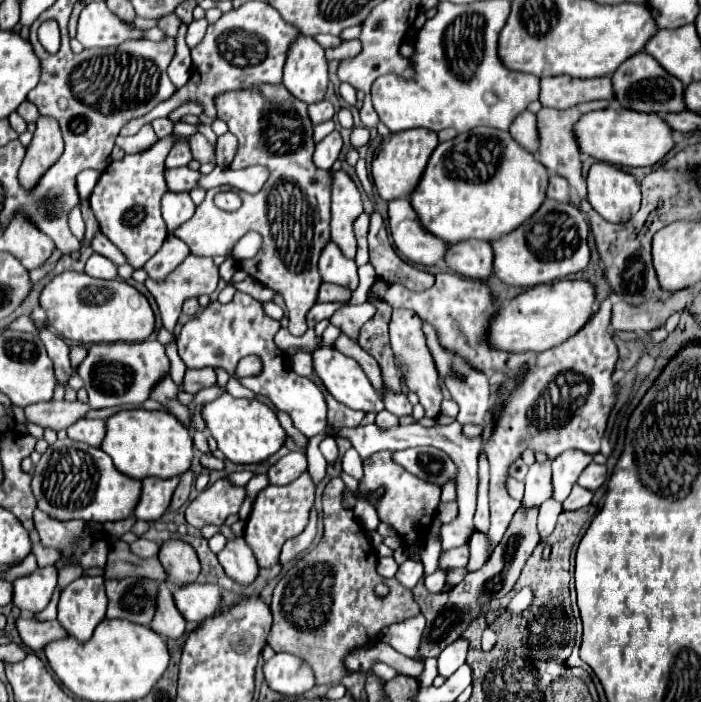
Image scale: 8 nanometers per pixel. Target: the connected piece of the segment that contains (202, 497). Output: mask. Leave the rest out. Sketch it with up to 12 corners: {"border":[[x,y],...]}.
{"border":[[226,478],[202,490],[186,508],[194,528],[220,526],[236,514],[244,488]]}

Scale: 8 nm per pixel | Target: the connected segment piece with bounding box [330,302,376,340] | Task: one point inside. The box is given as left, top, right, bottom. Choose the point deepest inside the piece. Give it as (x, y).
(349, 319)

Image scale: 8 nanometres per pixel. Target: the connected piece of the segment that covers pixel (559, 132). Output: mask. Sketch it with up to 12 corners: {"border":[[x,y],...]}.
{"border":[[608,100],[536,114],[538,156],[586,198],[582,162],[570,136],[576,120]]}

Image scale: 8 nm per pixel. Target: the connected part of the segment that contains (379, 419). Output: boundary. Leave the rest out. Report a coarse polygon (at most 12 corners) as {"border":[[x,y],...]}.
{"border":[[388,410],[378,412],[378,428],[398,426],[398,418]]}

